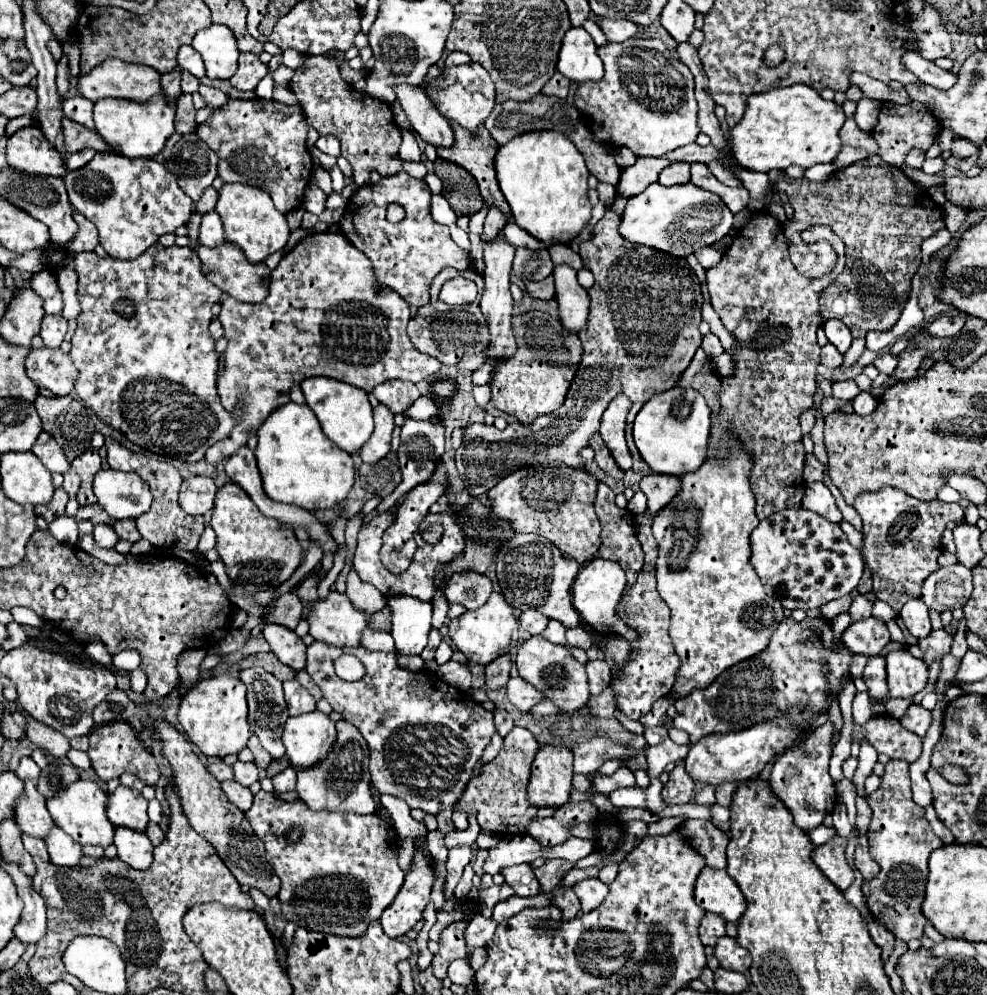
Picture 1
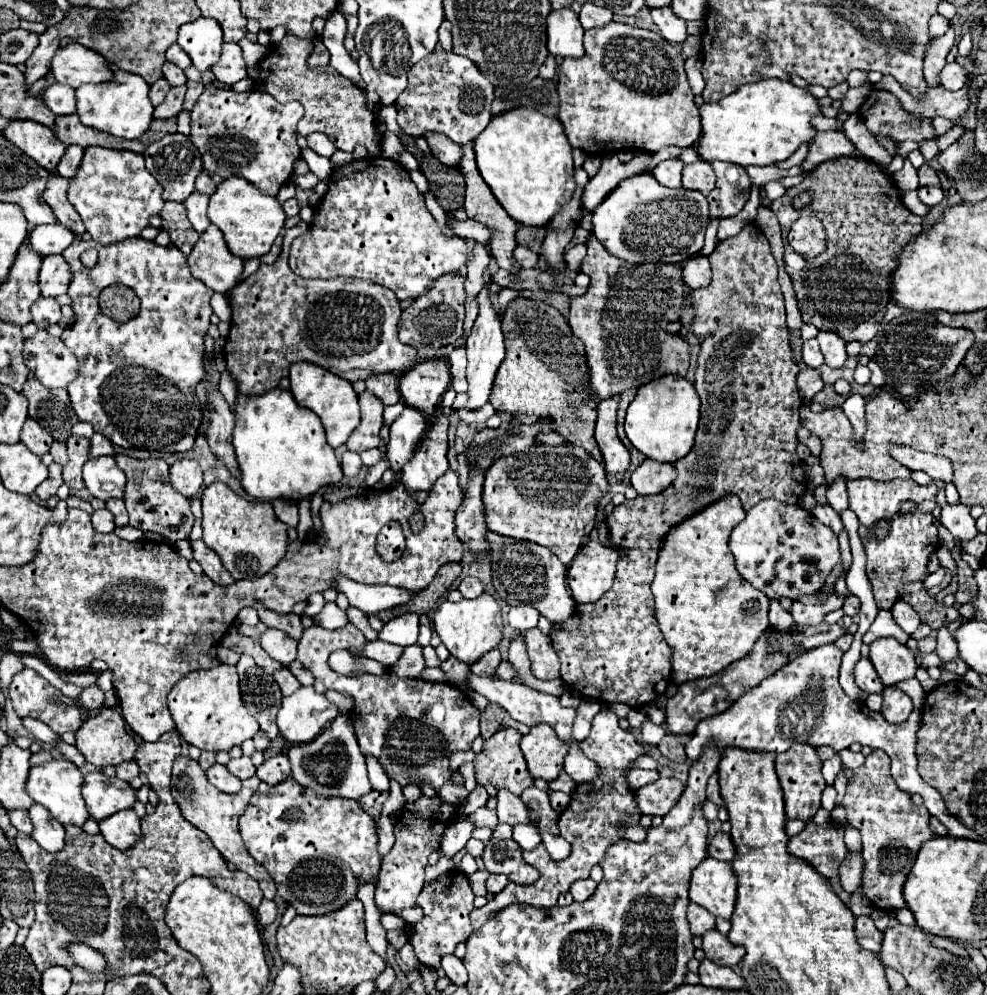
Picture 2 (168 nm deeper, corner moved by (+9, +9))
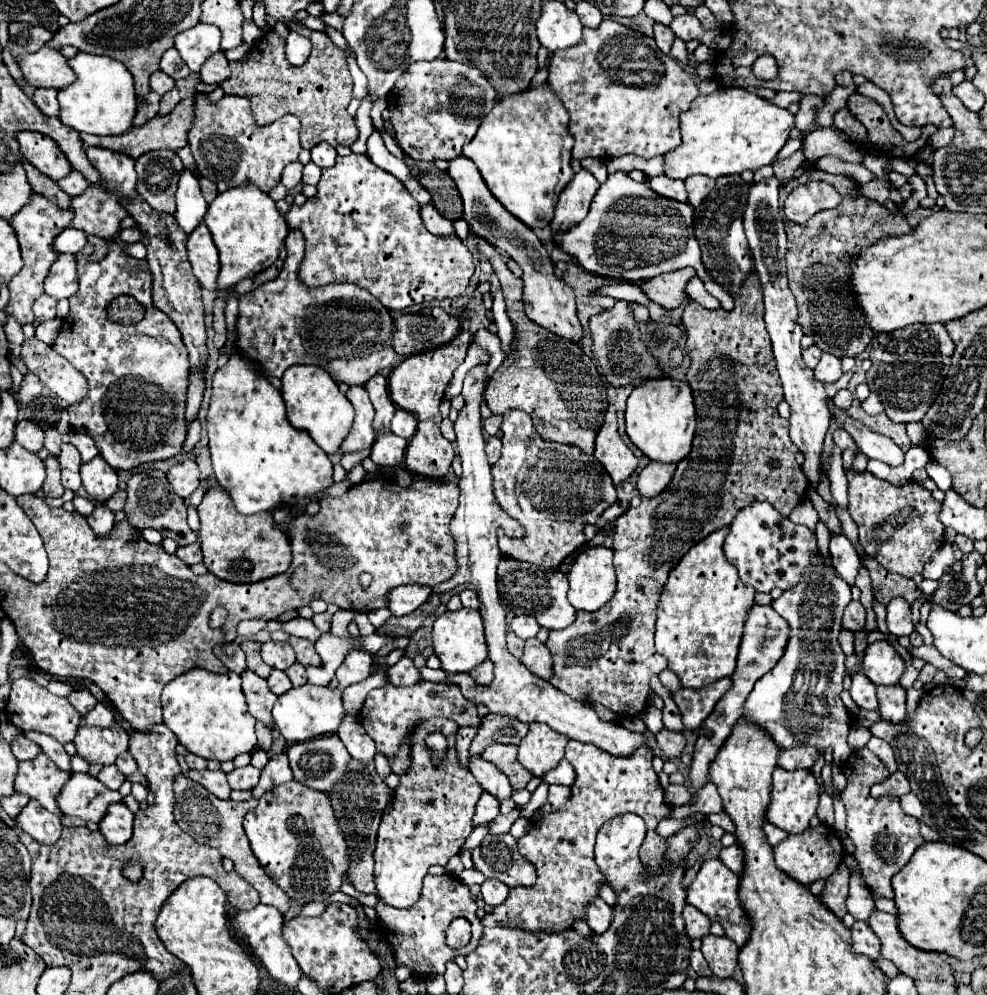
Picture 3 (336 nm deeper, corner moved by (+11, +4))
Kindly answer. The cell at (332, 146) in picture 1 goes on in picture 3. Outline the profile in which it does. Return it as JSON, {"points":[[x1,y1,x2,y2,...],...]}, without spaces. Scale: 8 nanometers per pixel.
{"points":[[318,143,314,149,312,149,312,161,322,167,322,169,328,169,334,165,334,159,336,159,336,149,328,143]]}

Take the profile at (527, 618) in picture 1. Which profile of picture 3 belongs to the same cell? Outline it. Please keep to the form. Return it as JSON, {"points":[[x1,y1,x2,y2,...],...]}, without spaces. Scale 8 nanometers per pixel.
{"points":[[520,615,520,617,514,617,512,623,510,623,510,629,520,637,520,639,532,639,538,635,540,631,540,625,534,617,530,615]]}

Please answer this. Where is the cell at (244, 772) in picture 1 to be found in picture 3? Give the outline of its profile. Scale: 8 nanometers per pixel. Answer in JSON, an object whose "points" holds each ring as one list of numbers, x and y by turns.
{"points":[[248,765,228,773,228,783,232,789,254,789,260,779,260,769]]}

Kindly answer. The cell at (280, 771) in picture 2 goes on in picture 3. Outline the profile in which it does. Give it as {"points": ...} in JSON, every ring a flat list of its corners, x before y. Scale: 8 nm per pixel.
{"points":[[278,753,274,755,268,765,262,769,262,777,260,777,260,783,252,789,252,795,256,799,260,799,266,791,274,789,276,785,282,785,282,783,288,783,292,781,292,769,288,765,288,757,286,753]]}

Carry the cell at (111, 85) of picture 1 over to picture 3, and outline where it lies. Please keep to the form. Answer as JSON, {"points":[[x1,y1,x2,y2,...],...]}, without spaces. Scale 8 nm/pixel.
{"points":[[42,47,36,53,22,55,16,59,22,77,26,83,32,87,66,87,70,85,76,77,74,71,68,67,66,57,50,47]]}

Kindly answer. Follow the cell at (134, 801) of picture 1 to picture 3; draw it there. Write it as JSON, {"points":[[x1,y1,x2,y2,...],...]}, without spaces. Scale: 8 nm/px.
{"points":[[72,773,58,793,58,809,64,815,74,815,94,823,100,823,108,805,118,801,122,801,118,791,106,789,96,777,88,773]]}

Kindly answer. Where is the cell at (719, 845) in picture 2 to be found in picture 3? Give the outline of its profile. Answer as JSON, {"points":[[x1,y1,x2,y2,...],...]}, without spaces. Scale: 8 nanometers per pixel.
{"points":[[736,841,732,847,724,847,720,853,720,859,724,861,724,865,728,869,732,869,736,875,742,875,742,867,744,867,744,849,742,845]]}

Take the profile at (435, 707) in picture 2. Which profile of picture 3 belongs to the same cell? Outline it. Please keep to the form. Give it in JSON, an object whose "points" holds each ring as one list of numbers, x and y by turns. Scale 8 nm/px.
{"points":[[418,681,412,687,394,687,394,685,378,687,368,693,366,703,360,711,362,727,374,739,376,749,386,757,392,757,398,751,402,739,408,735,408,729,412,729,414,723,422,723,430,717,446,717,456,721,460,727,480,725,476,705,470,703,456,685,430,683,430,681]]}

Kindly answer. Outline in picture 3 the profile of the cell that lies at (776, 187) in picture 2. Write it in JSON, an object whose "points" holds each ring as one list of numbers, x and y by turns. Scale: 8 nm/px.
{"points":[[802,149,796,151,794,155,790,155,788,159,776,159,776,161,772,163,774,175,784,183,784,181,788,181,788,179,792,177,792,173,802,165,802,161,804,161,804,153,802,153]]}

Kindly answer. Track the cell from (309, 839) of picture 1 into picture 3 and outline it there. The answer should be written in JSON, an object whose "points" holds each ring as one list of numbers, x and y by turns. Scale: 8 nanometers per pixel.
{"points":[[298,781,278,785,266,795,262,795,258,799,258,807,244,817,244,831,250,839,250,847,260,865,264,865,272,881,280,885,290,895,290,899,298,903,312,903,312,901,324,901,328,895,340,891,344,871,348,869,348,853,346,853,348,847,336,823,336,815,330,807,330,799,326,797,326,793,306,787]]}

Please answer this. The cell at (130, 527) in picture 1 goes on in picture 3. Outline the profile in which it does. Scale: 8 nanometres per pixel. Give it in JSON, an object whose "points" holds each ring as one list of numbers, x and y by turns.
{"points":[[116,491,108,501,106,505,110,505,110,509,116,513,116,511,122,511,124,509,124,503,126,503,126,491]]}

